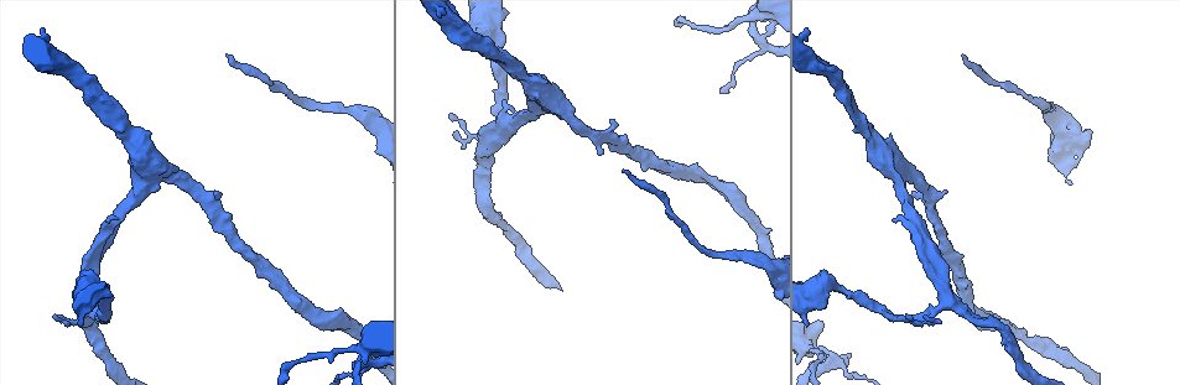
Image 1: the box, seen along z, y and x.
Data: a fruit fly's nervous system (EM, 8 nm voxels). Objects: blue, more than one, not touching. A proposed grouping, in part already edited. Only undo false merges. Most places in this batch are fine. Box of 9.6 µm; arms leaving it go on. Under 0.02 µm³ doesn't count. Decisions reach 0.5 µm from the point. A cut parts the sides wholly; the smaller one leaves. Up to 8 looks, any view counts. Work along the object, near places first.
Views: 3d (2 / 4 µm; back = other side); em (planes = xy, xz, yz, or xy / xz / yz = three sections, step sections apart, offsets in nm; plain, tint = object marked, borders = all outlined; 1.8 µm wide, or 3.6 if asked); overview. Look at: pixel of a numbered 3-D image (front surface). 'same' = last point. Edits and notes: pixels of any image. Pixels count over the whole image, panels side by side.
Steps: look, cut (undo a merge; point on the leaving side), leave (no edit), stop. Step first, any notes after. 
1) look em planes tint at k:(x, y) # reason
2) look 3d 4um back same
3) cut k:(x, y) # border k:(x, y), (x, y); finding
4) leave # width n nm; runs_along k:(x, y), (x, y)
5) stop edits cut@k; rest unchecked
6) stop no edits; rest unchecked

look 3d 4um at 1:(1052, 114) # thick turns thin

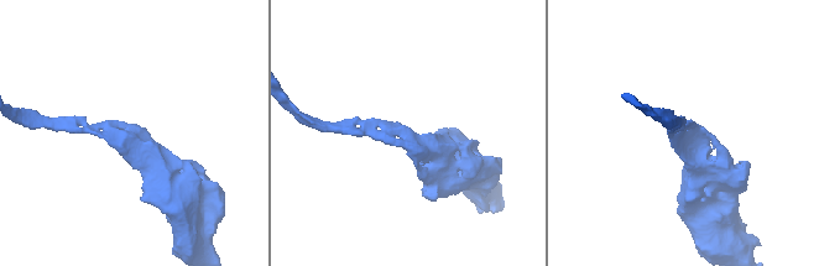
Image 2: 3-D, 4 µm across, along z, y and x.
look em xy step 4 tint at 2:(685, 141) # now the EM

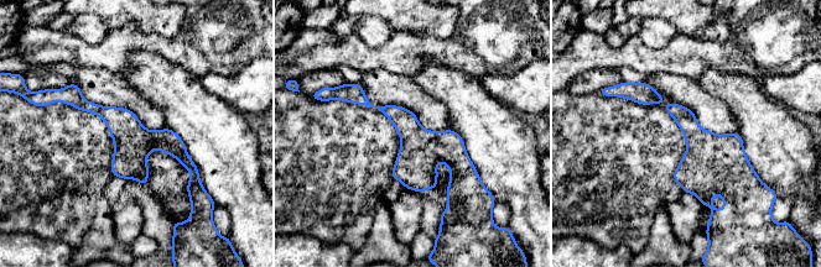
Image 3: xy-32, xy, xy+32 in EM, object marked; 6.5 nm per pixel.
look em planes borders same

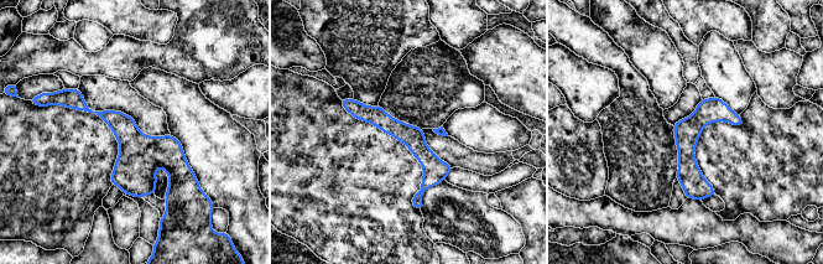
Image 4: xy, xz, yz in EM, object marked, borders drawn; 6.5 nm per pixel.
leave # runs_along 4:(68, 97), (192, 177); all the same neuron

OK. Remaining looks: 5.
look 3d 4um at 1:(762, 39) # four or more arms meet

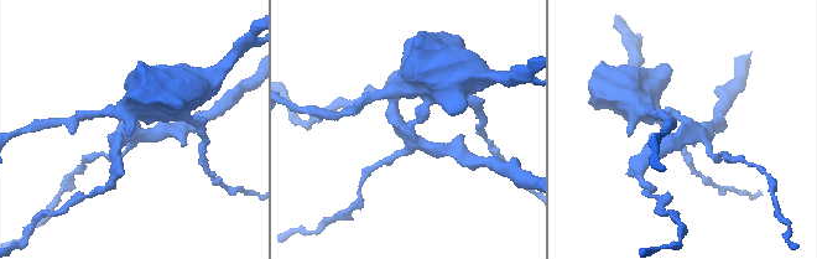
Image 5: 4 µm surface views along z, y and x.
look em planes borders at 5:(686, 122) # arms 4; shape alone is not enough

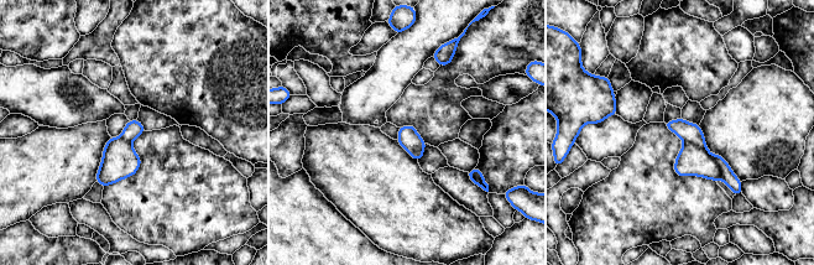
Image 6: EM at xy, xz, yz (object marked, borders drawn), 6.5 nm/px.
cut 6:(692, 160) # border 6:(684, 141), (705, 149); two neurons meet here

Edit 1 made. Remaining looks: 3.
look overview

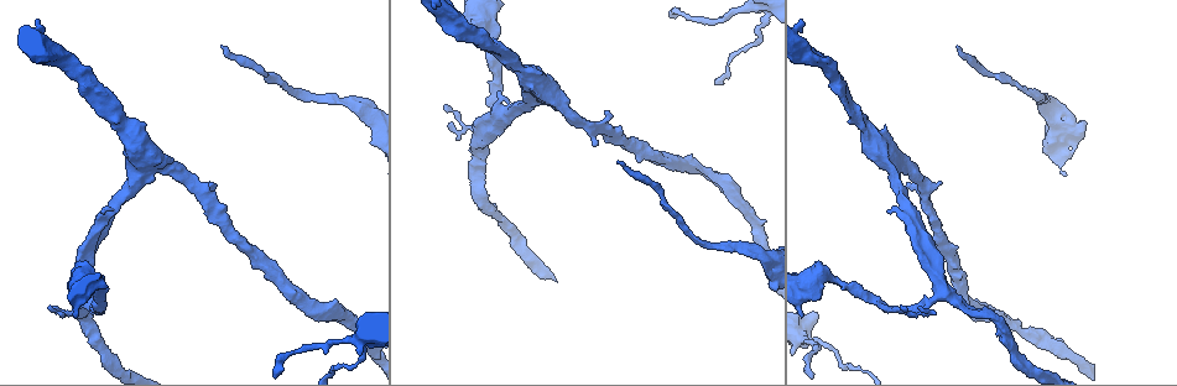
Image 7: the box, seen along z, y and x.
look em planes tint at 7:(838, 281) # a narrow waist

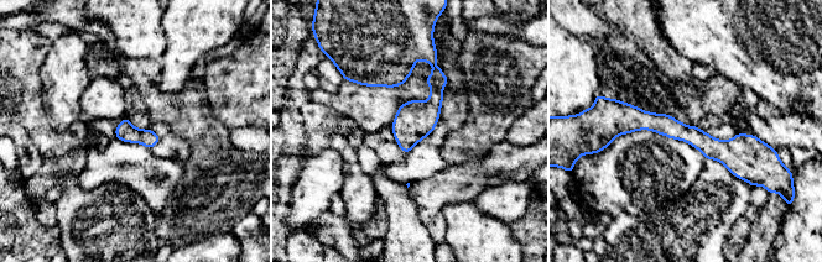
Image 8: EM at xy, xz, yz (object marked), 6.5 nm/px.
leave # width 130 nm; runs_along 8:(613, 126), (760, 146); one neuron here

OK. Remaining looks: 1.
stop edits cut@6; rest unchecked

